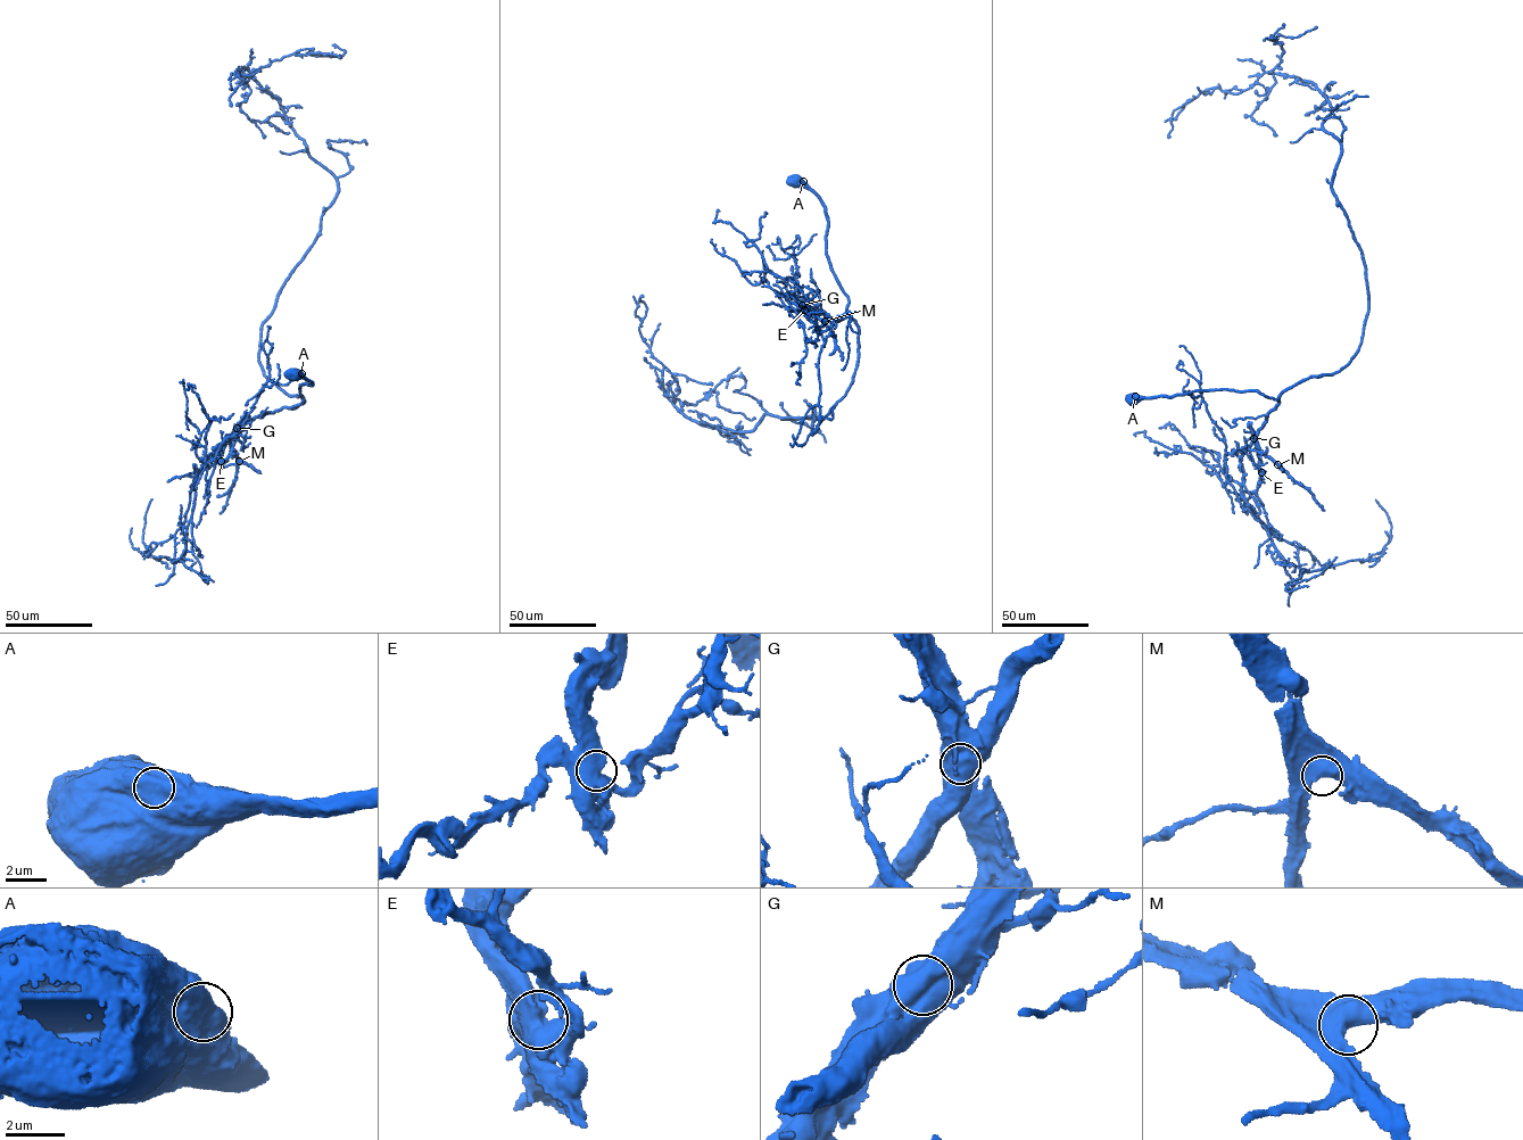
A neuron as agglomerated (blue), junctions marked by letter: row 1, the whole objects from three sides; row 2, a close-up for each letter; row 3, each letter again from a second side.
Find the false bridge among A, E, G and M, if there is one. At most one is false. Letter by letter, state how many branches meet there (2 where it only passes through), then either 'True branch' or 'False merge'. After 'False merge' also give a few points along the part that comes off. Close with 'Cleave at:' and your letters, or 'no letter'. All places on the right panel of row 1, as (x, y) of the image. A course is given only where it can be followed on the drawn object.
A: Branches: 1. True branch
E: Branches: 1. True branch
G: Branches: 1. False merge. Course of the part to remove: (1254, 438), (1261, 453), (1306, 488), (1324, 511)
M: Branches: 1. True branch
Cleave at: G

